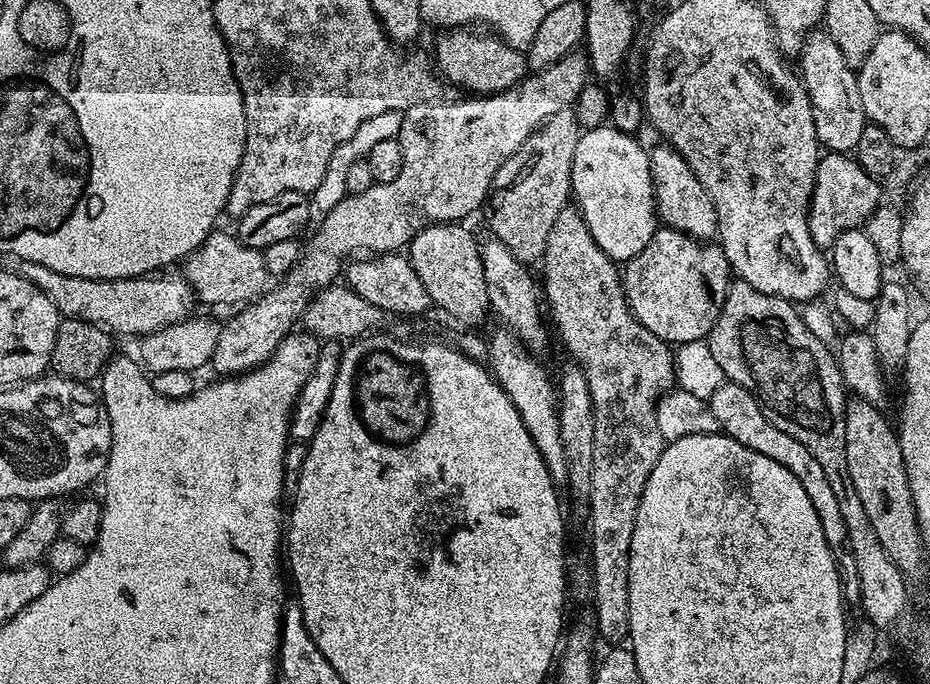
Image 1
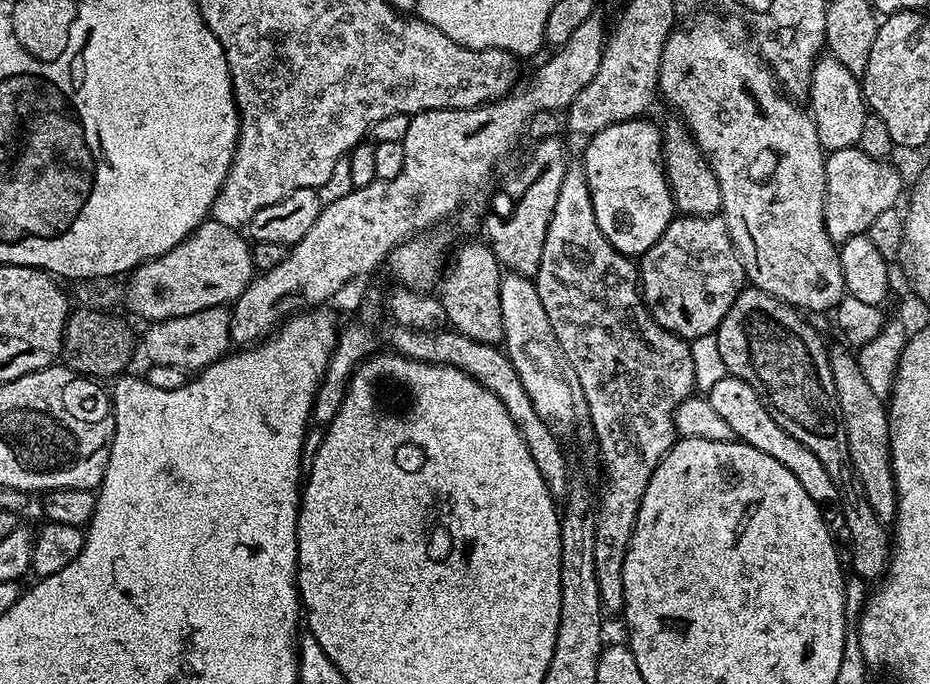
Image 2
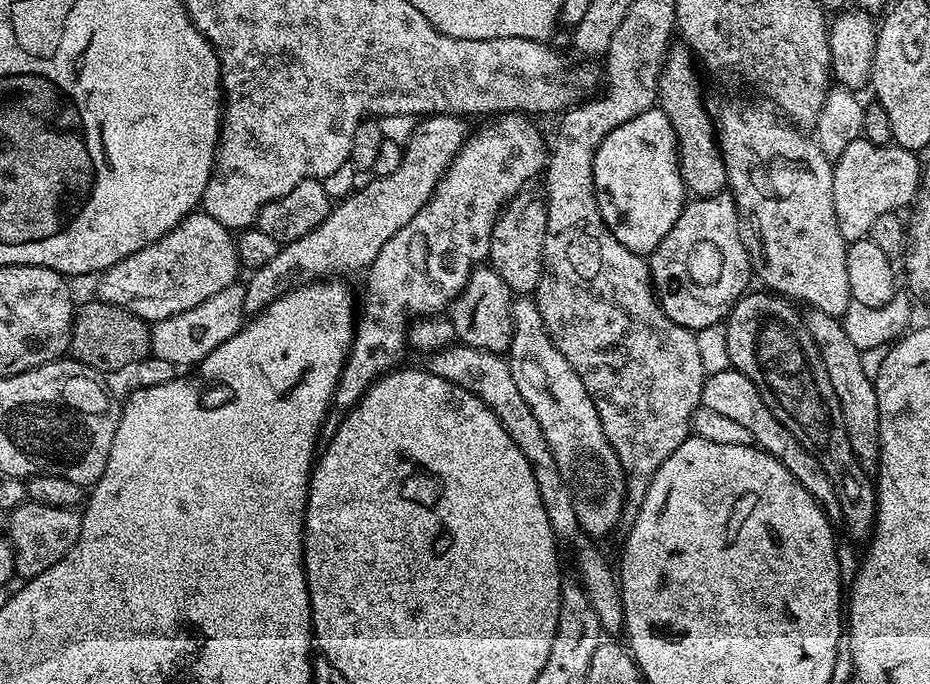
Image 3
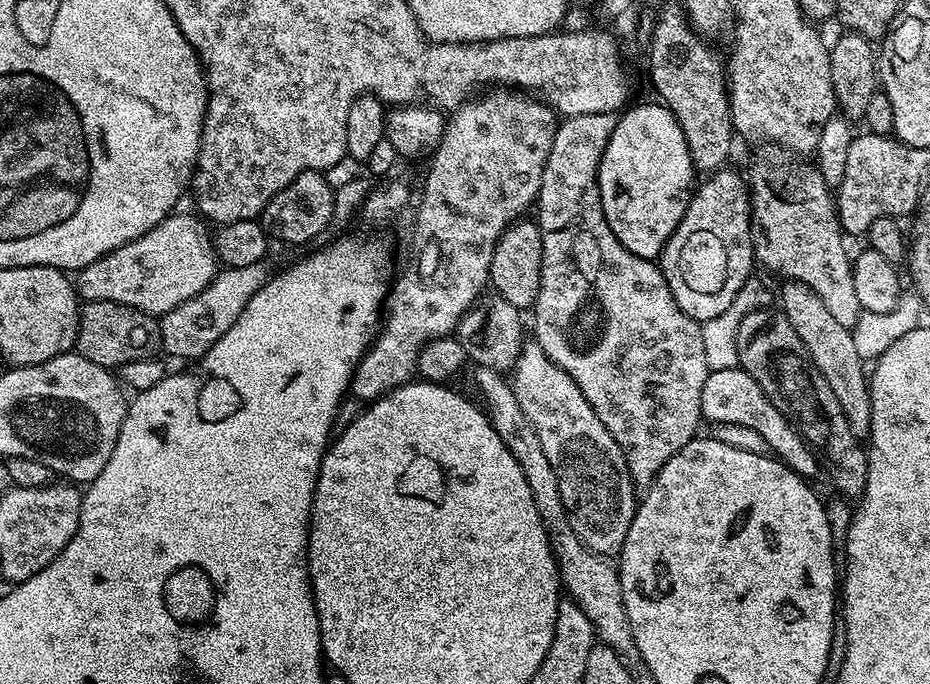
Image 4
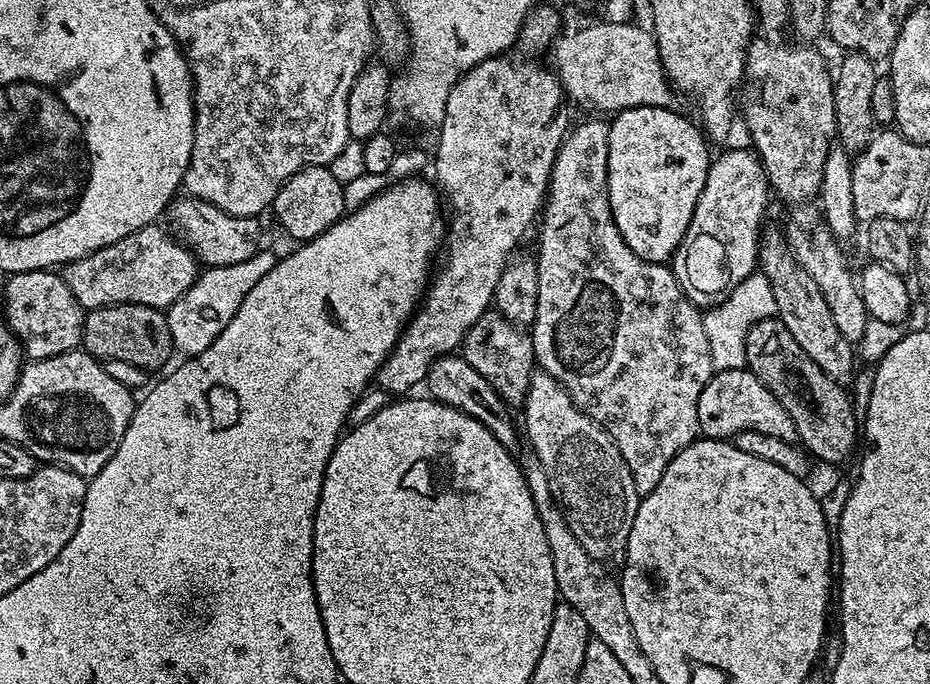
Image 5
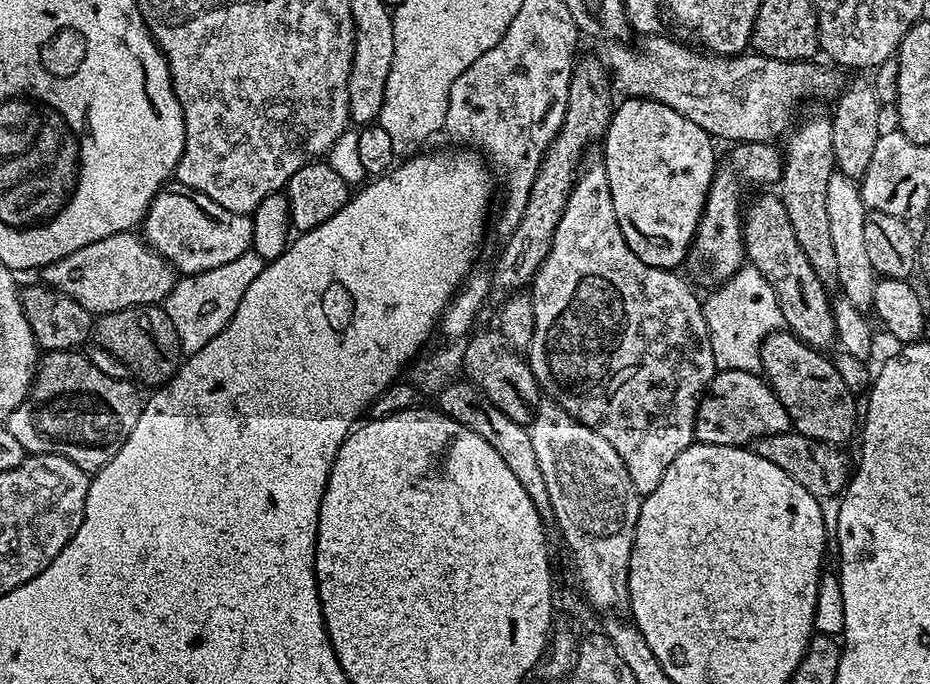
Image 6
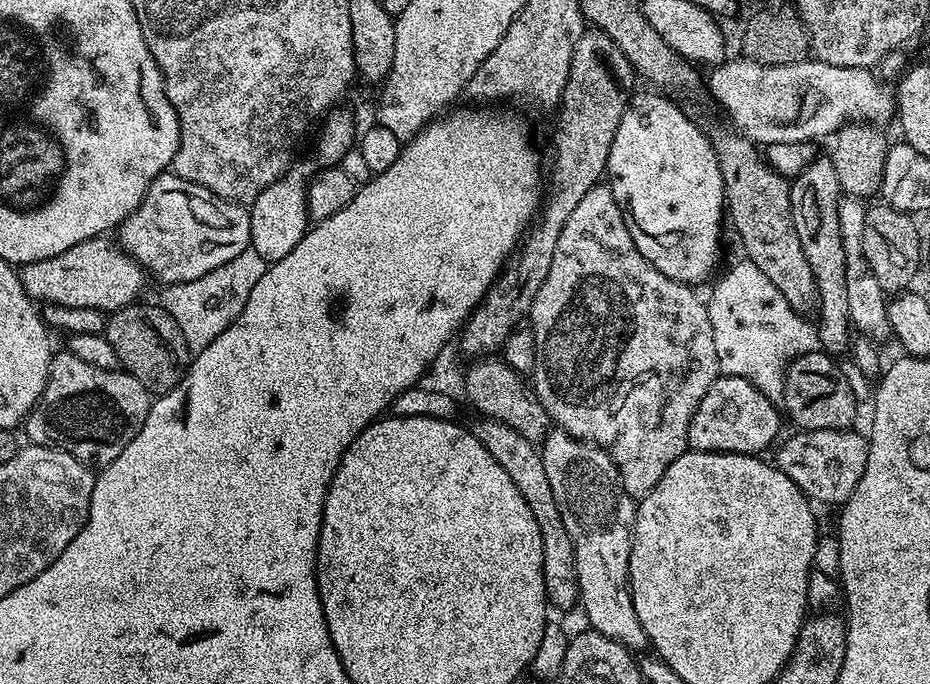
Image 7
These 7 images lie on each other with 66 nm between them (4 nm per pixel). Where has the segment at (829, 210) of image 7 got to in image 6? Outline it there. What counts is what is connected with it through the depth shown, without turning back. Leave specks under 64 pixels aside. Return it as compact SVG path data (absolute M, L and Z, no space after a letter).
M827 115L820 116L794 132L787 137L788 145L782 148L784 172L778 181L778 195L790 214L790 226L794 226L802 254L810 258L810 266L814 266L814 274L818 274L824 287L832 290L837 287L838 274L834 241L830 238L830 214L826 214L826 186L830 183L830 174L837 171L832 145L832 121Z

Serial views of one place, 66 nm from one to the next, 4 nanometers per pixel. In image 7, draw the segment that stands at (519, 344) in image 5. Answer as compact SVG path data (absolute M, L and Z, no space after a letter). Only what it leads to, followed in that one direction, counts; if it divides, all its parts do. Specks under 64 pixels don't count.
M480 358L469 364L464 373L464 396L480 411L477 413L481 417L502 422L510 430L516 430L522 438L533 442L543 441L550 431L550 421L531 383L502 358Z

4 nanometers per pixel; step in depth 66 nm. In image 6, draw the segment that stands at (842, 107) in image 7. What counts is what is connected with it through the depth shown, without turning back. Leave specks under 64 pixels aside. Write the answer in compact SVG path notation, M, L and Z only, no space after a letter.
M645 35L644 48L613 47L616 49L606 57L611 83L625 97L669 104L713 138L775 141L775 136L783 137L789 131L792 111L800 100L831 101L837 95L835 74L819 68L816 62L772 60L759 54L711 56L700 50L691 52L664 35Z

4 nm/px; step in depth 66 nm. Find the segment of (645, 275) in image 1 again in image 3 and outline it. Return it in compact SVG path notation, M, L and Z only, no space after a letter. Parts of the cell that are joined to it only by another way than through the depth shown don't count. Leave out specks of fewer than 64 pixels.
M728 194L689 199L682 214L678 214L678 222L670 226L670 234L658 242L646 263L657 301L670 322L678 322L678 326L689 328L694 333L720 324L732 311L732 305L749 291L748 279L753 279L754 276L746 246L740 237L736 201Z

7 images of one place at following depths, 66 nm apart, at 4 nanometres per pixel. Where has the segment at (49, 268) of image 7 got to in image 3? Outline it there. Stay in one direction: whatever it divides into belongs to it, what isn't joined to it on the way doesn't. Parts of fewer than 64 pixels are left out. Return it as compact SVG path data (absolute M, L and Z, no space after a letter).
M197 210L188 213L174 230L158 238L158 242L142 246L142 250L99 273L95 295L105 304L122 306L138 318L155 322L182 314L182 310L194 310L198 302L206 302L218 290L237 283L239 272L242 265L233 233L218 218L210 218L210 214Z

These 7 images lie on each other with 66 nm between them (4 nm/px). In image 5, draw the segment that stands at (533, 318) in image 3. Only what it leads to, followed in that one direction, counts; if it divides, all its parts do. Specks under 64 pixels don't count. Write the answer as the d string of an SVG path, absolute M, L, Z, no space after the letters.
M533 371L522 411L528 440L536 451L533 452L534 459L546 470L546 478L550 478L550 490L559 502L574 538L582 542L582 550L586 550L586 554L590 554L592 560L619 561L628 548L630 526L634 526L634 514L642 499L636 493L636 480L632 476L630 466L626 466L626 458L622 458L608 431L598 422L594 422L594 418L578 410L570 394L566 394L563 386L550 374Z

